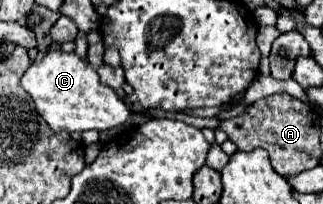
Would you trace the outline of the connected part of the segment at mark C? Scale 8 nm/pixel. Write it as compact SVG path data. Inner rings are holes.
M61 49L47 51L41 61L33 61L21 77L21 87L31 95L39 117L53 131L107 131L123 125L131 117L125 101L111 87L105 87L99 81L97 71L89 63L81 61L75 53L65 53Z

